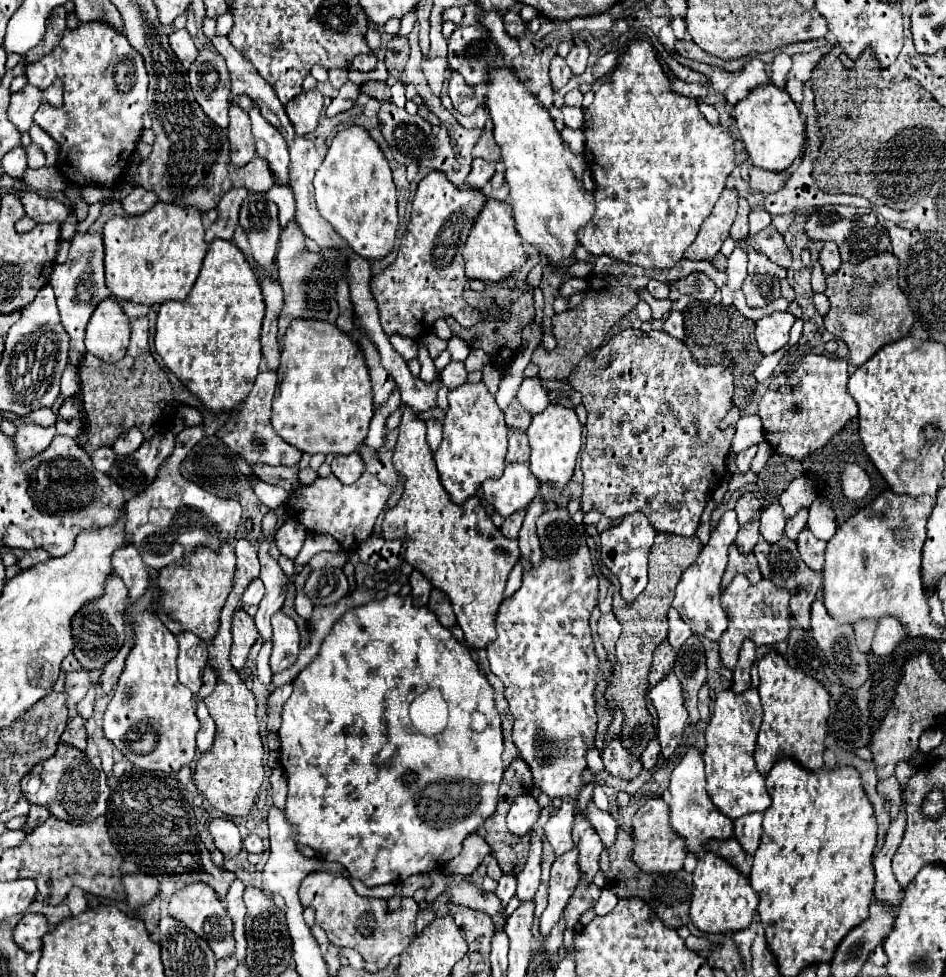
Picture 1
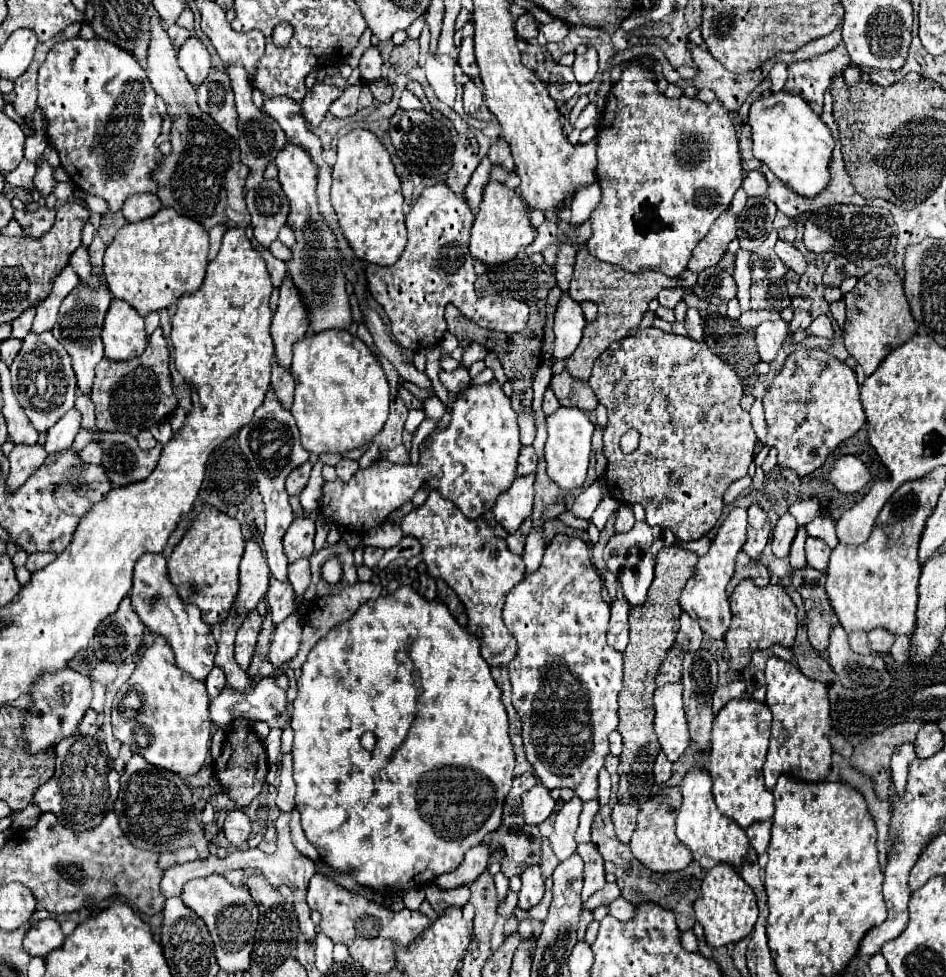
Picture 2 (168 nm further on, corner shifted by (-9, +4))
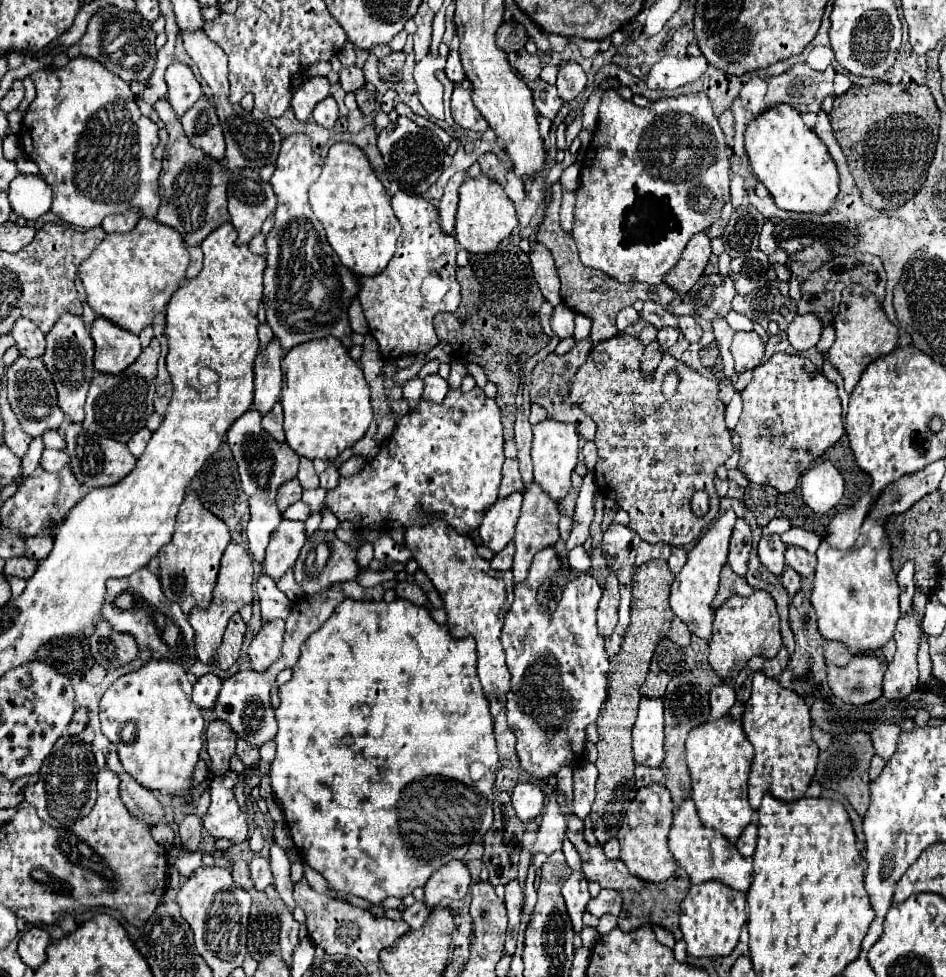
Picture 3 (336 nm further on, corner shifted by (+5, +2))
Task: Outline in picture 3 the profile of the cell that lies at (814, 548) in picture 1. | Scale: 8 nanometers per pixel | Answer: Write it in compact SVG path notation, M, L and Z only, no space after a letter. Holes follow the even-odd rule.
M787 547L785 559L787 559L787 565L793 567L801 577L809 577L809 575L815 573L817 557L811 555L811 553L807 553L805 549L799 549L799 547Z

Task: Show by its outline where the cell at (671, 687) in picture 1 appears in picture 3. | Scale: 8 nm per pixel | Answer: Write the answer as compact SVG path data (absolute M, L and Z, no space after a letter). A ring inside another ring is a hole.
M641 697L639 715L633 725L633 757L637 765L645 767L661 767L665 751L663 751L663 699Z

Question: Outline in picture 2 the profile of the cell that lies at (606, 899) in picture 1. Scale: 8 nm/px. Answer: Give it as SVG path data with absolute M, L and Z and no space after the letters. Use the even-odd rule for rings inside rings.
M619 897L615 899L611 905L609 905L609 913L615 917L615 919L631 919L633 917L633 911L635 911L635 905L631 905L627 899Z

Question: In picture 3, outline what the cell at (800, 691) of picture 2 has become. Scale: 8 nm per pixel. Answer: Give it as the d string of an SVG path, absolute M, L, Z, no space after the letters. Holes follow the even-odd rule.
M761 673L753 677L753 693L745 703L743 731L755 747L749 773L749 803L757 811L761 799L769 793L779 801L797 801L805 795L817 767L819 747L811 739L809 705L795 691L779 685Z

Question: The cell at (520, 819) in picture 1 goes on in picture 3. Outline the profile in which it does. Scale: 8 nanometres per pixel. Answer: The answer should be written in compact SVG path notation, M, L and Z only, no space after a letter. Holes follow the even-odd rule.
M519 783L511 795L513 809L521 821L533 821L543 809L543 801L545 795L535 783Z

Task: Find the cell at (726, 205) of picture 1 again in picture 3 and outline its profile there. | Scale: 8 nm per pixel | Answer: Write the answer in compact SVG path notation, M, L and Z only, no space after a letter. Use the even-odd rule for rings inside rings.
M701 231L689 239L683 255L679 257L673 271L665 275L663 283L667 283L679 295L685 295L703 275L709 257L711 257L711 241L705 235L705 231Z

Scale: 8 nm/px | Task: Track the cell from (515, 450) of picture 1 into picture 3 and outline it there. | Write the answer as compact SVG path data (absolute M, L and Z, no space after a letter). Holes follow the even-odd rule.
M505 459L505 465L503 465L503 481L501 481L501 489L499 489L499 497L509 497L511 493L515 491L523 491L523 481L521 481L521 475L519 475L519 465L515 459Z

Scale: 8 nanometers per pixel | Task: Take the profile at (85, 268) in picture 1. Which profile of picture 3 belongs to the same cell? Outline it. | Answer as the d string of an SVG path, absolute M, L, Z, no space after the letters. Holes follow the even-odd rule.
M61 315L53 331L47 335L47 353L43 355L43 363L53 377L53 383L57 389L57 403L61 411L65 413L69 421L81 423L85 419L83 405L85 405L89 383L95 375L95 369L93 369L93 339L79 315Z

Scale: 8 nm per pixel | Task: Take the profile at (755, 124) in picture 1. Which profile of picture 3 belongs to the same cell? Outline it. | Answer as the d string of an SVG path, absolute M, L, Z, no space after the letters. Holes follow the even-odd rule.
M773 107L747 125L745 151L755 177L769 189L775 205L785 211L823 215L835 207L839 195L839 173L825 143L805 127L793 107Z

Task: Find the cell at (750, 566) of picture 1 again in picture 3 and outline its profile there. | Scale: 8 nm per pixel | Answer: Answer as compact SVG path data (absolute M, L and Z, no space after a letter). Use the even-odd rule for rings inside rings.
M725 565L723 571L721 571L721 587L719 587L719 593L715 595L711 607L713 607L713 609L719 609L731 595L749 597L751 593L753 593L753 587L745 581L745 577L735 575L735 573Z

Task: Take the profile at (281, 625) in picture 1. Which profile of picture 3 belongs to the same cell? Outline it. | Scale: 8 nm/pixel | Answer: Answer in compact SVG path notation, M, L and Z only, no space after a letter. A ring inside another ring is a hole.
M275 619L263 625L263 629L253 637L249 645L249 659L255 671L265 671L281 655L281 643L285 633L285 621Z

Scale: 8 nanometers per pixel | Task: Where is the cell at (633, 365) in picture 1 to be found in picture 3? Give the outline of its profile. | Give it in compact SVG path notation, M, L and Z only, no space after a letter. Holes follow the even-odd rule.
M617 335L597 343L587 361L569 381L569 397L571 403L581 407L597 423L595 445L601 459L601 465L595 465L597 491L615 499L619 507L629 513L629 527L647 543L663 541L675 547L683 547L695 541L719 513L719 495L713 487L713 481L715 469L733 455L731 431L725 425L725 405L717 399L717 379L705 379L699 371L693 371L683 361L665 353L653 381L645 383L641 379L643 373L639 371L643 349L645 347L639 343L639 339L629 335ZM673 369L679 373L679 387L675 395L667 399L661 393L661 385L665 375ZM697 489L707 491L711 497L711 513L705 517L697 517L691 511L691 495Z

